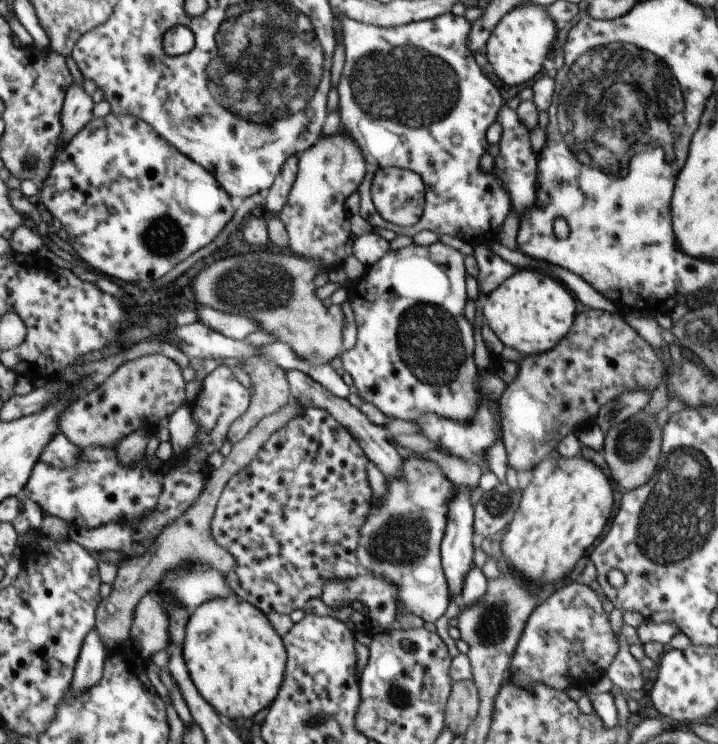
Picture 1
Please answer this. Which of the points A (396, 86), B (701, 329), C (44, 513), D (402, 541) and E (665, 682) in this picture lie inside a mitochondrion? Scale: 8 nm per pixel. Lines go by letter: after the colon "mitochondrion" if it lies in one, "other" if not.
A: mitochondrion
B: mitochondrion
C: other
D: mitochondrion
E: other

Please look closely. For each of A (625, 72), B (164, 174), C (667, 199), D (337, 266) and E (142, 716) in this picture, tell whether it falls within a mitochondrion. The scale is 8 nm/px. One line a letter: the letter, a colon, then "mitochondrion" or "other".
A: mitochondrion
B: other
C: other
D: other
E: other

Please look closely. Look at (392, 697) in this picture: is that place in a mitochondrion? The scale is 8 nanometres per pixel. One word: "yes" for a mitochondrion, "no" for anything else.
yes

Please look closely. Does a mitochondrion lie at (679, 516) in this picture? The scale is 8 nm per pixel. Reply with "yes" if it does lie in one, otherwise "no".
yes

